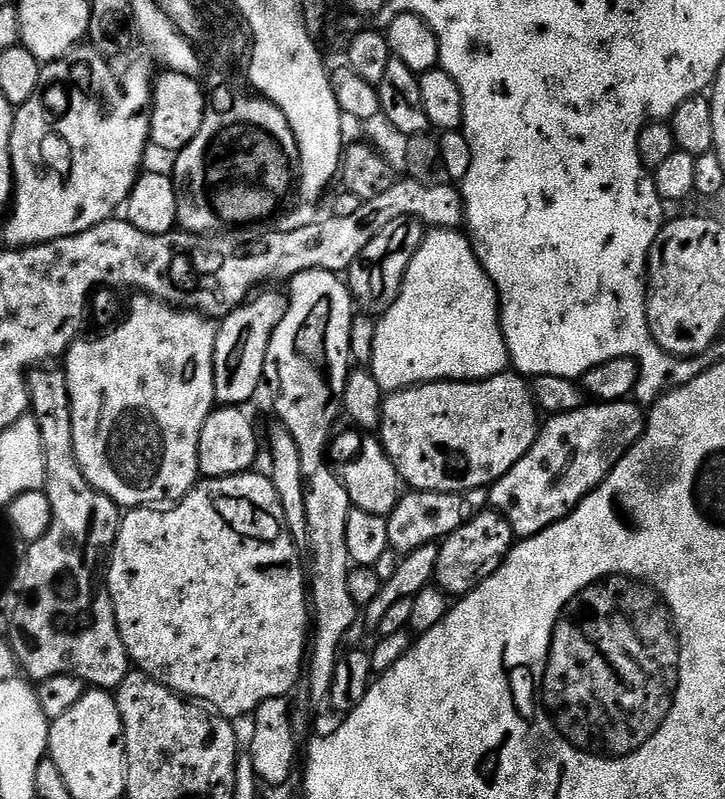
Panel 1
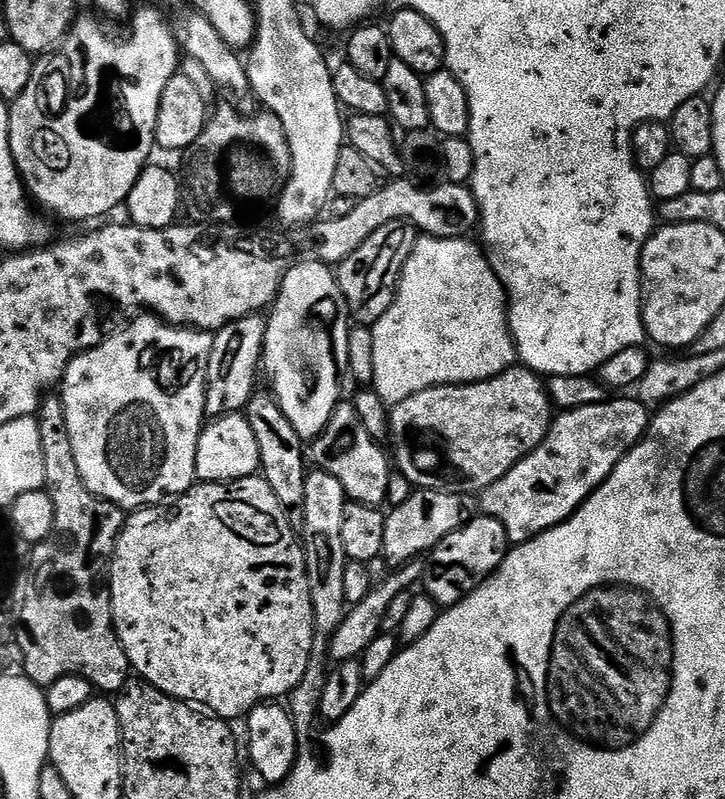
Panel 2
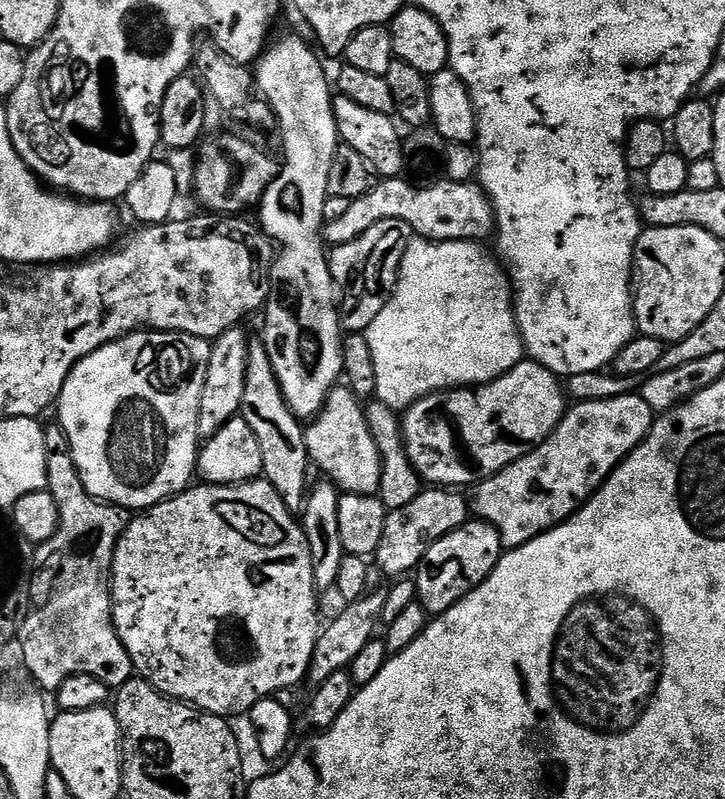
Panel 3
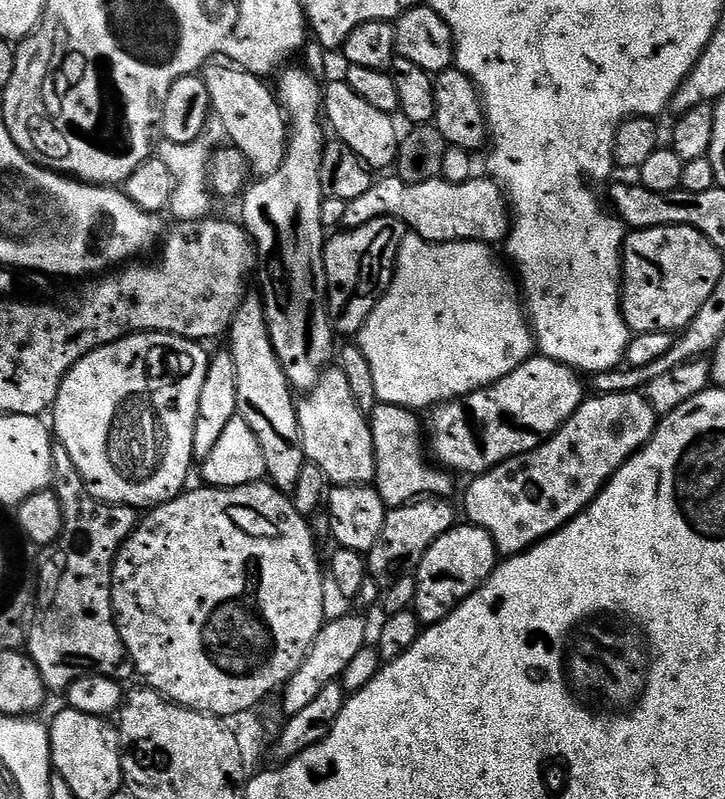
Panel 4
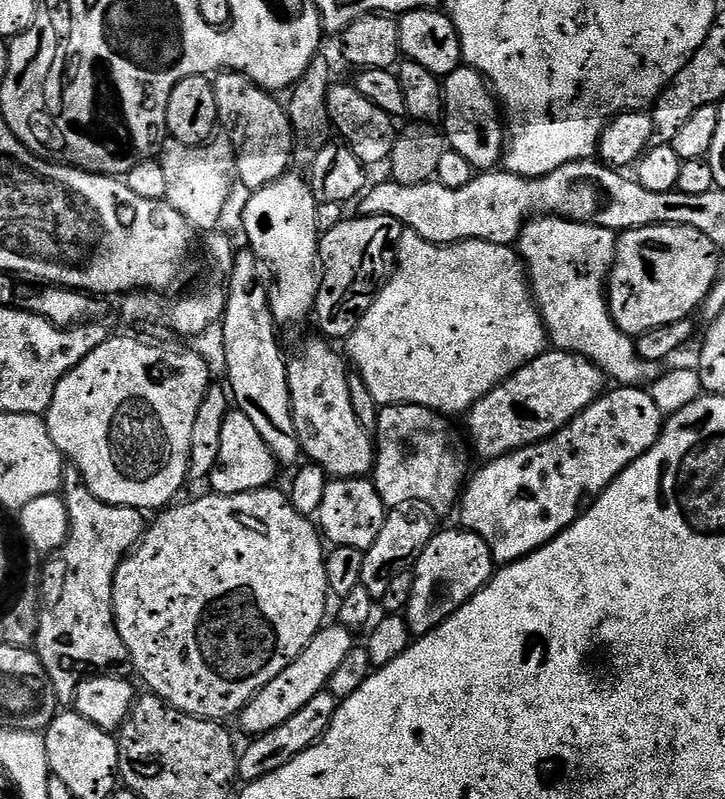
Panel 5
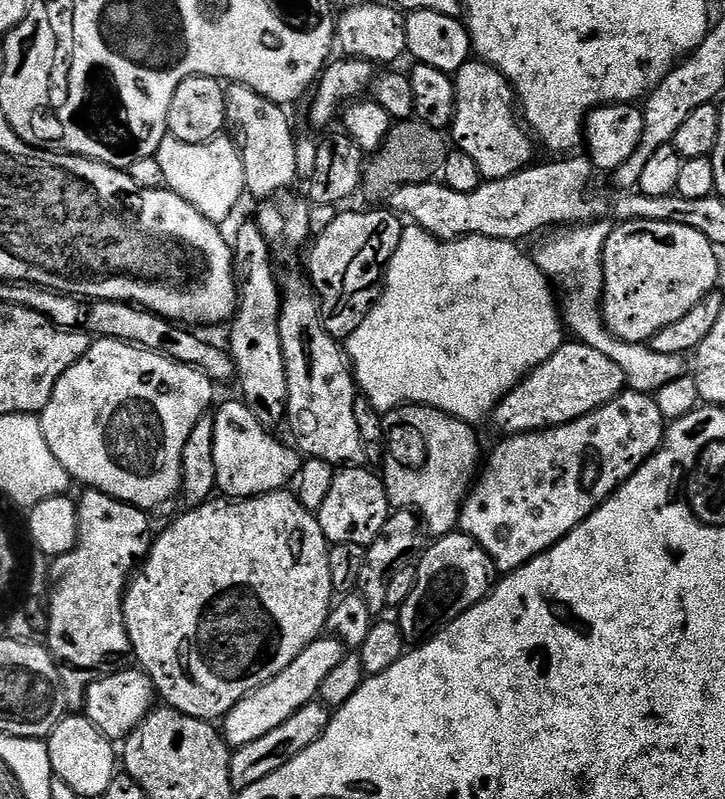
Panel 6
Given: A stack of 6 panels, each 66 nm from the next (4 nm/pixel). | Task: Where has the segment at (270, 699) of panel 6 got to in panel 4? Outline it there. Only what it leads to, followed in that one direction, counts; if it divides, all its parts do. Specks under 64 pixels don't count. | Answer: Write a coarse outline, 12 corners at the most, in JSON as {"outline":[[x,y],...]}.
{"outline":[[360,616],[329,619],[282,689],[298,714],[366,646]]}

